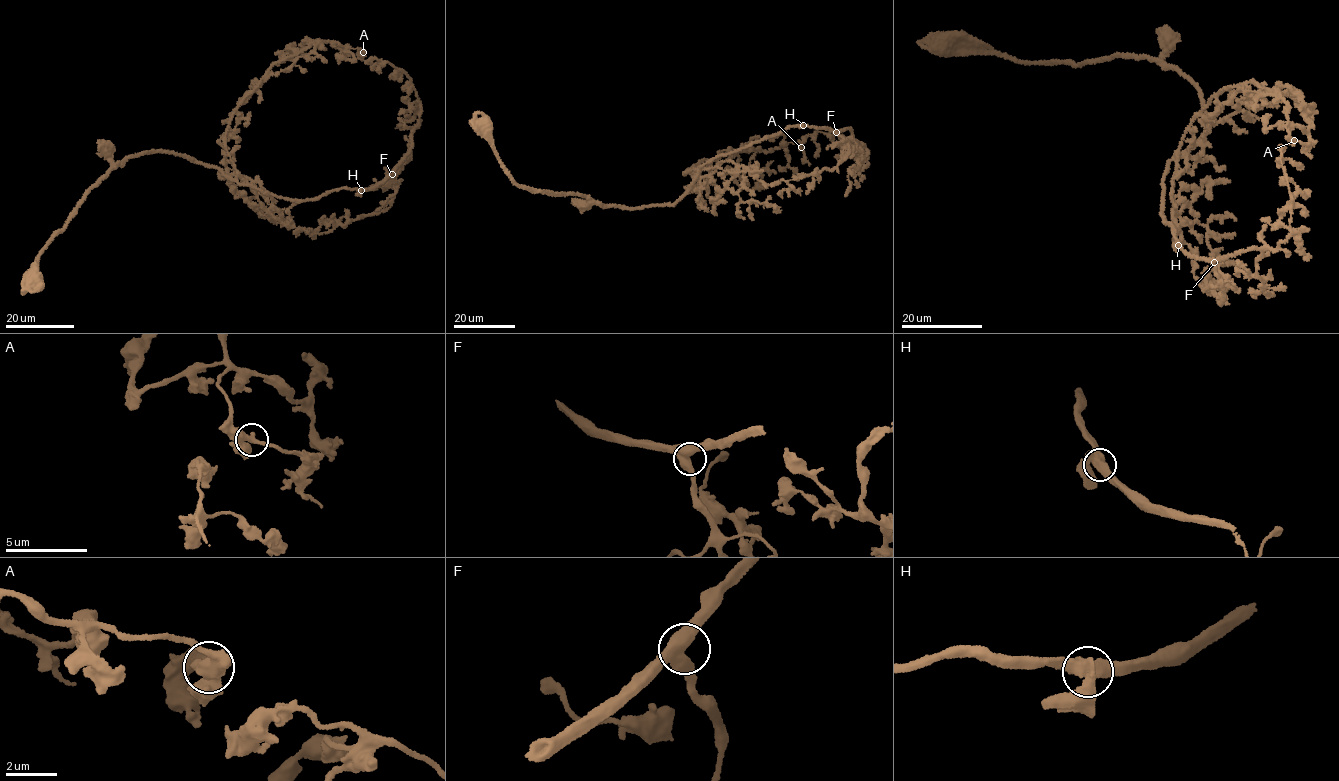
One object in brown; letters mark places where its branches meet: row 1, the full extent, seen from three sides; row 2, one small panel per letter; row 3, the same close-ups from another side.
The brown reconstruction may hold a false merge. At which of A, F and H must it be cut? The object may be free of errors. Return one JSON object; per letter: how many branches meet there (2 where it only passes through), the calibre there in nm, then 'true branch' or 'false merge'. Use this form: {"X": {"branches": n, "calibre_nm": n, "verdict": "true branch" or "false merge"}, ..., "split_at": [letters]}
{"A": {"branches": 3, "calibre_nm": 440, "verdict": "true branch"}, "F": {"branches": 3, "calibre_nm": 500, "verdict": "true branch"}, "H": {"branches": 3, "calibre_nm": 480, "verdict": "true branch"}, "split_at": []}

